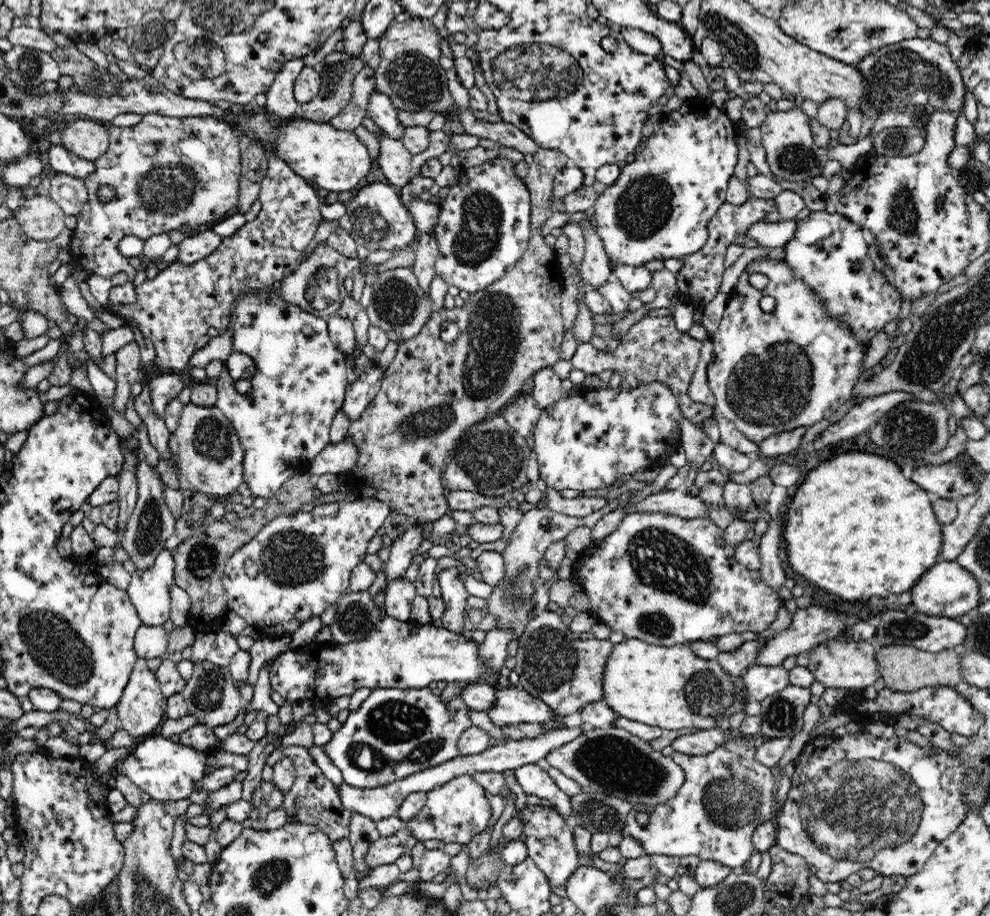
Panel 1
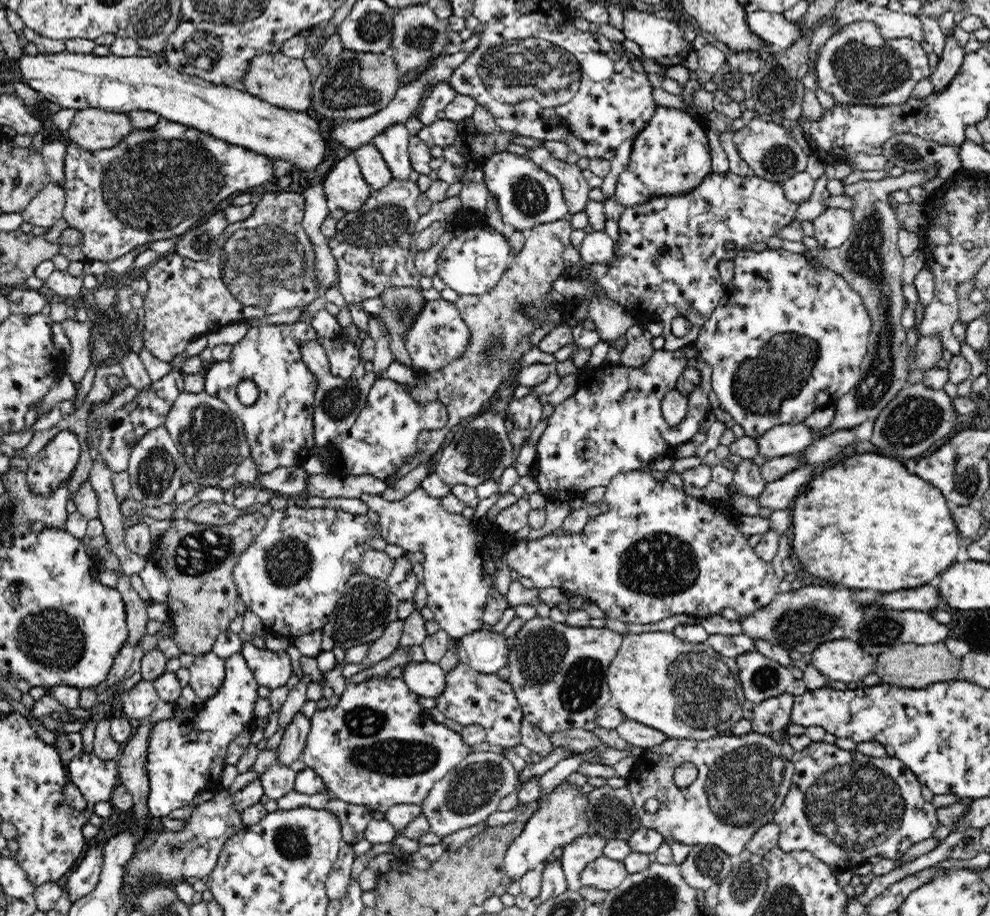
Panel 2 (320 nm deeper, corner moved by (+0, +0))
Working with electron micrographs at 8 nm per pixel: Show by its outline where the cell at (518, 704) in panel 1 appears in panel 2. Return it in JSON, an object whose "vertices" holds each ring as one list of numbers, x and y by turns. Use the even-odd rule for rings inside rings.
{"vertices":[[459,662,444,674,444,690,434,696,438,710,445,718,463,727,481,725,487,733,487,741,494,749,512,748,521,744,520,726,523,720,520,703,512,685,497,674,476,672,471,666]]}

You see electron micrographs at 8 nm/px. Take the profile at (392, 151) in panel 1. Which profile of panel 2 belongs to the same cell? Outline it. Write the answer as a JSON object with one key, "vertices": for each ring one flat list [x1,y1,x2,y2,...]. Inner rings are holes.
{"vertices":[[370,144,360,146,353,155,360,165,361,174,369,185,370,190,383,189,393,180,392,174,382,159,380,152]]}

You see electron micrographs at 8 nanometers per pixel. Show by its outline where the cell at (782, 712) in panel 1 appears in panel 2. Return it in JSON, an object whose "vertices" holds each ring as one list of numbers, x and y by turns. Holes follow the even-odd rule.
{"vertices":[[784,693,755,704,752,710,752,731,772,735,774,732,787,729,788,724,791,724,792,702,792,693]]}

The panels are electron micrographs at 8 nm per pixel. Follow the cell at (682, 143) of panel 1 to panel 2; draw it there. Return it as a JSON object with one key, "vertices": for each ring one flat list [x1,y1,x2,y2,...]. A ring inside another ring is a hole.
{"vertices":[[657,106,656,111,652,115,652,119,640,133,634,136,630,161,626,168,624,168,624,171,619,175,615,186,615,193,613,194,614,198,616,198,618,204,622,204,622,206,636,206,636,204,640,204,640,200,648,200,648,198,652,198,652,196,666,196,666,194,680,196,680,192,688,192,690,188,696,188,696,185,700,185,700,182,711,172,711,154,708,144,705,126,700,124,697,120,693,120,684,110]]}

